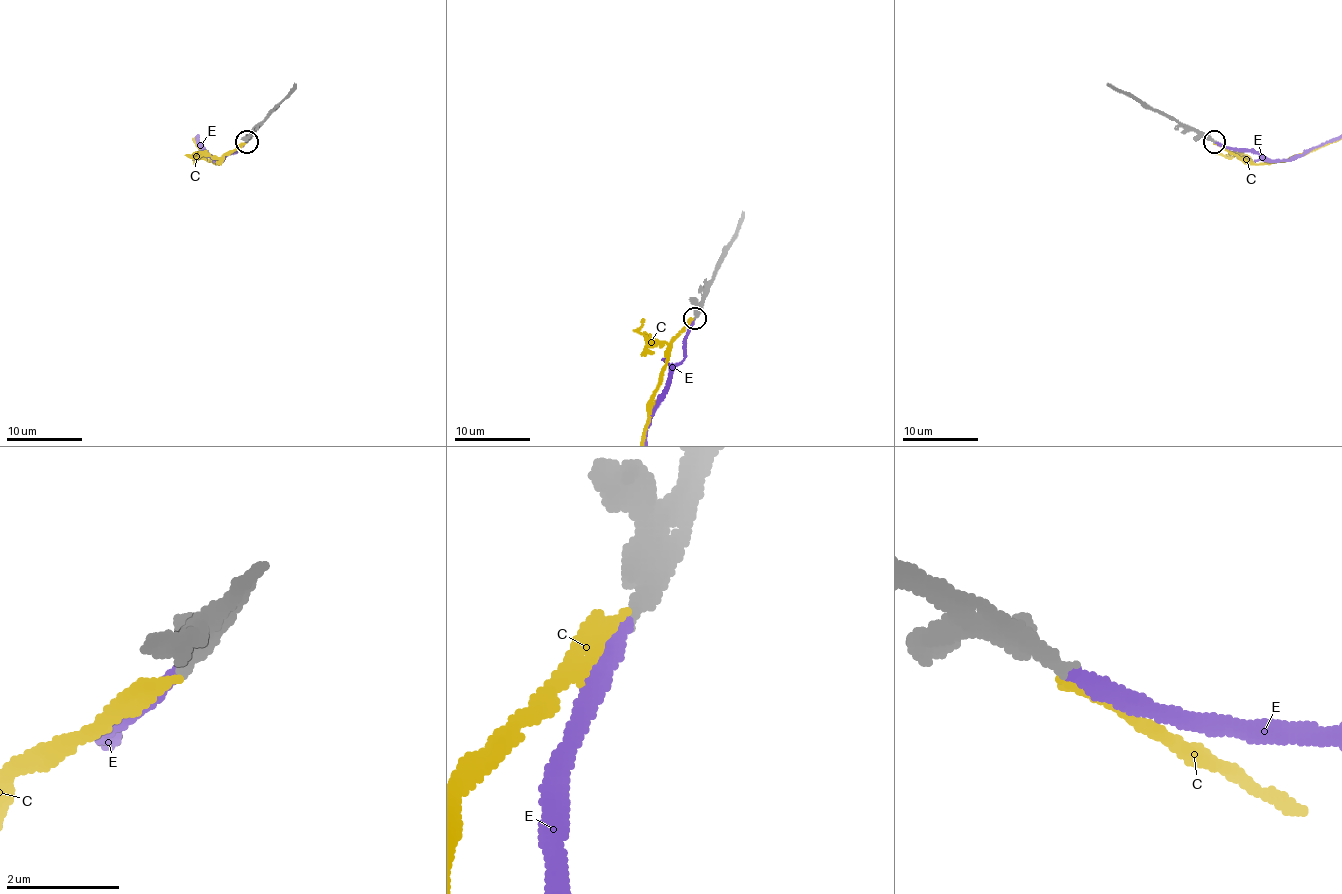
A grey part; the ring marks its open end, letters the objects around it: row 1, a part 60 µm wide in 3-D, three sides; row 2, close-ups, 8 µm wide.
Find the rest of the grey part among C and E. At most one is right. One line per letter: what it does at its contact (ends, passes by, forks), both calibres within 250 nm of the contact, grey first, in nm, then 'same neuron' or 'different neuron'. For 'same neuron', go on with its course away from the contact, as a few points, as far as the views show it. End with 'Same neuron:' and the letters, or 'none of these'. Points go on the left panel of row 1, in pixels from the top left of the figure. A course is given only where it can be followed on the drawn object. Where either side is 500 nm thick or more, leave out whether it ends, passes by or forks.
C: it ends | 280/280 nm | different neuron
E: it ends | 280/240 nm | same neuron
Same neuron: E

